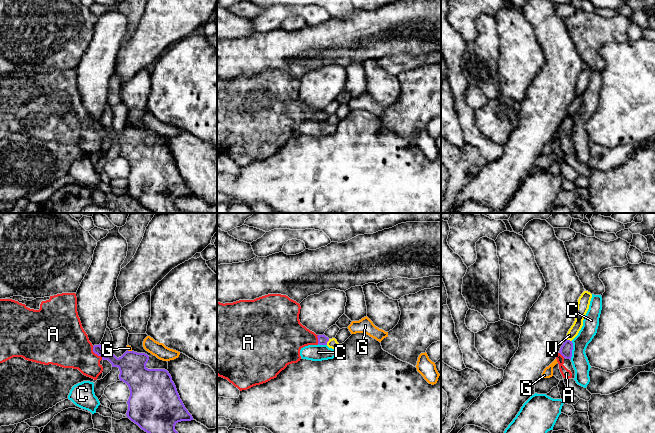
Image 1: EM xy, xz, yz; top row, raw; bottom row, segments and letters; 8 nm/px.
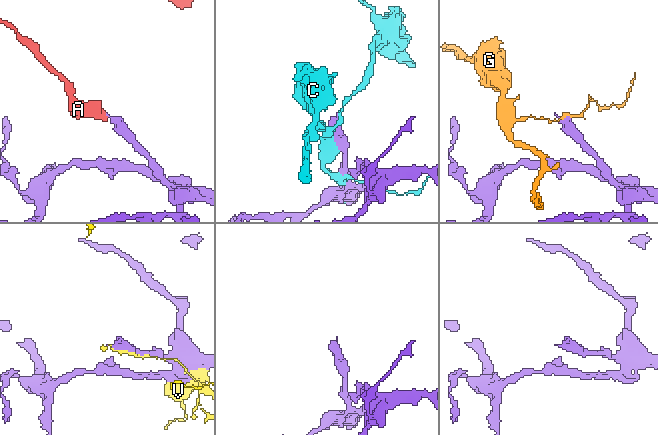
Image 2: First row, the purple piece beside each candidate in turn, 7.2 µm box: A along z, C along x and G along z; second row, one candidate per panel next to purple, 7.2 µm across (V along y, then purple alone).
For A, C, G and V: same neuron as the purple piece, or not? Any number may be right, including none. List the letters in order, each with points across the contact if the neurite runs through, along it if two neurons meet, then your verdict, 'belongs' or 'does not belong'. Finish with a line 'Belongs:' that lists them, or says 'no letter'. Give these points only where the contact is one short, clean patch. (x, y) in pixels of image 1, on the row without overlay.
A: runs through xy (125, 139), (96, 129), (78, 129), (67, 121); belongs
C: does not belong
G: does not belong
V: does not belong
Belongs: A

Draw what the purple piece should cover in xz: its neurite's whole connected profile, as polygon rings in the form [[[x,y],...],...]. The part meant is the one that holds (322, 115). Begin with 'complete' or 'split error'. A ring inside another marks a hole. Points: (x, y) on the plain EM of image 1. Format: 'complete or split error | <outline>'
split error | [[[268,70],[254,76],[233,79],[217,78],[217,151],[227,155],[240,167],[277,153],[289,140],[300,137],[300,126],[308,121],[327,121],[329,114],[316,111],[300,99],[301,82],[286,71]]]

